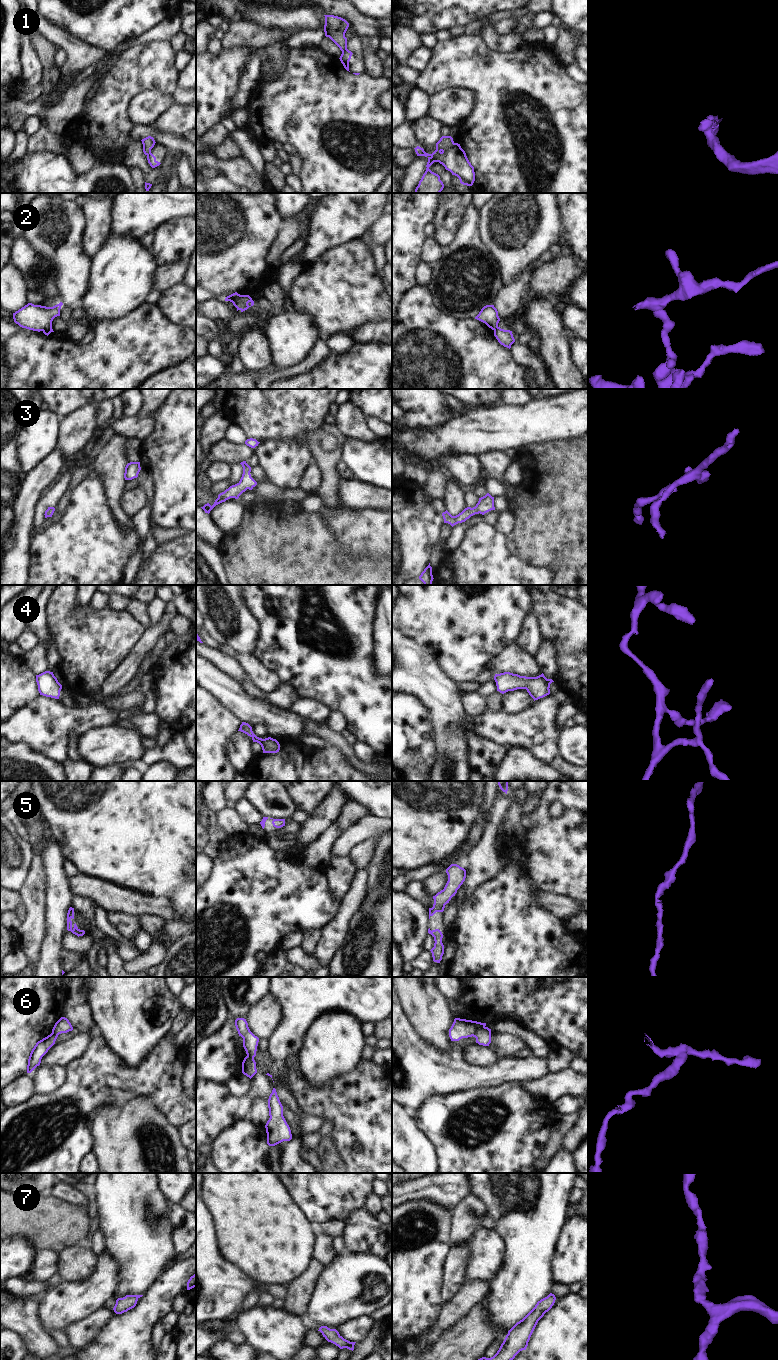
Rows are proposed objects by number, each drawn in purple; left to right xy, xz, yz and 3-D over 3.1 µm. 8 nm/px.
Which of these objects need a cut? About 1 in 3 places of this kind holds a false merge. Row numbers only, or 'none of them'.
1, 2, 6

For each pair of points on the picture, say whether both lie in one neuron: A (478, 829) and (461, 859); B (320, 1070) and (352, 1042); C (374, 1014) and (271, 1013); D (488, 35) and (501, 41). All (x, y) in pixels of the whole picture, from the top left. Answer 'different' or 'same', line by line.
A: same
B: same
C: different
D: same

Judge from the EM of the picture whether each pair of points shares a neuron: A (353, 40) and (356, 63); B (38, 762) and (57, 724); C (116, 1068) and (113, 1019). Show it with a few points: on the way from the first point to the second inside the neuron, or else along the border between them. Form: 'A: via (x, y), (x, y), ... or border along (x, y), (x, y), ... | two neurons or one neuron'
A: via (353, 46), (353, 57) | one neuron
B: border along (22, 740), (32, 748), (40, 750), (62, 763) | two neurons
C: border along (100, 1034), (106, 1043), (128, 1064), (135, 1065) | two neurons

